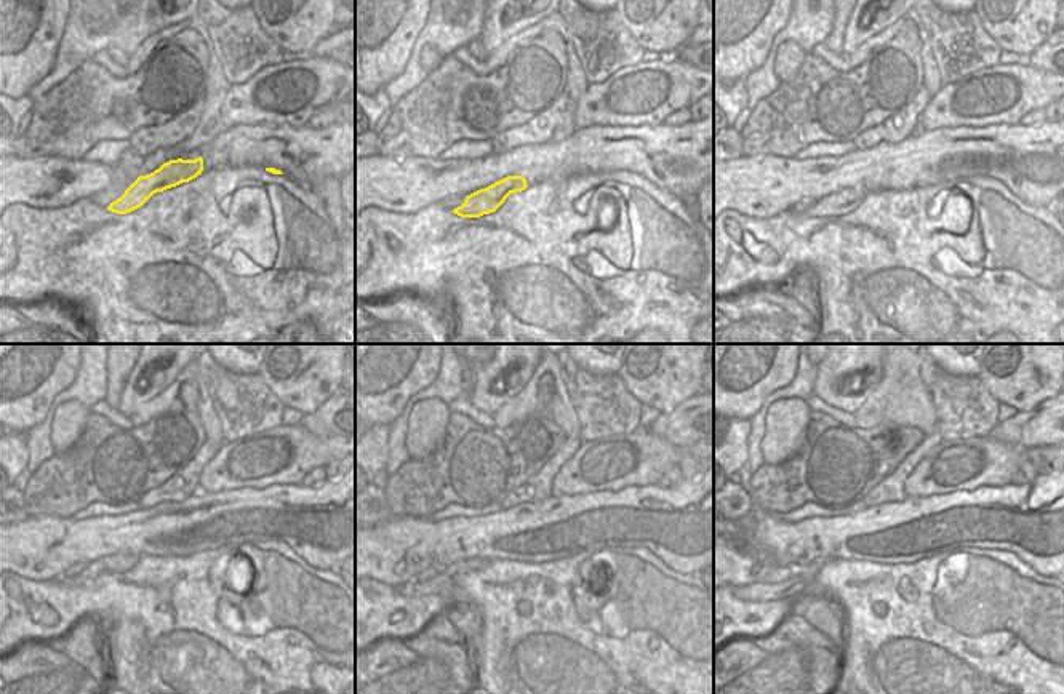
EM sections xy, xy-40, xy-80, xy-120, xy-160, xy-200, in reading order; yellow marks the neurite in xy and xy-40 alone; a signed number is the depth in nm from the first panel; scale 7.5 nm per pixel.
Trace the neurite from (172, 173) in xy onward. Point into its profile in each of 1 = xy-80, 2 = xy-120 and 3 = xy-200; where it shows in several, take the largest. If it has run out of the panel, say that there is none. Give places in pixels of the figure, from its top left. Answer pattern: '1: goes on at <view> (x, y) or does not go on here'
1: goes on at xy-80 (836, 205)
2: goes on at xy-120 (122, 562)
3: goes on at xy-200 (796, 586)

